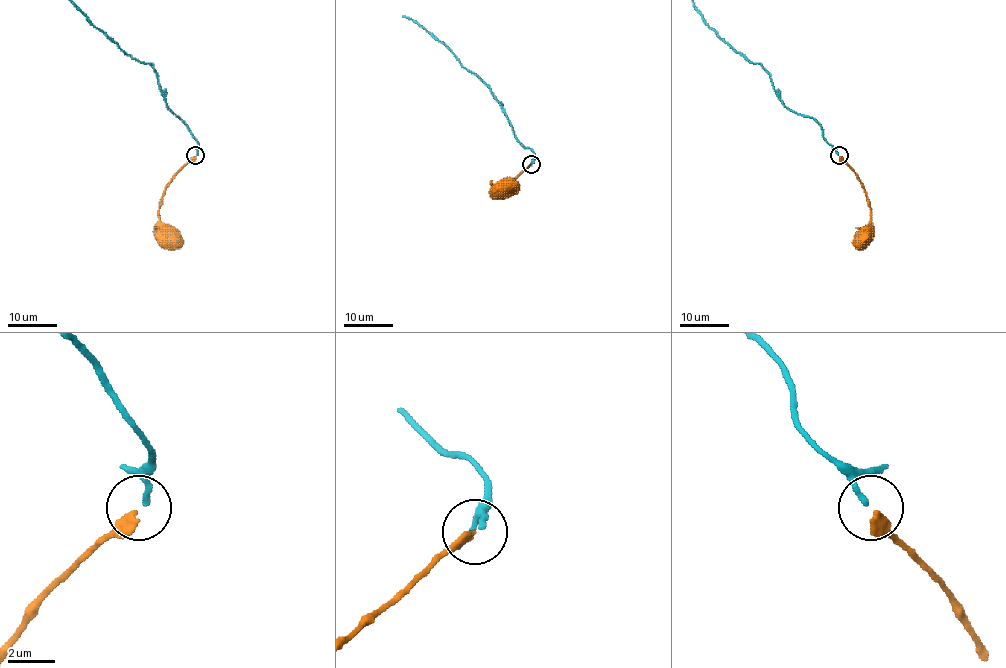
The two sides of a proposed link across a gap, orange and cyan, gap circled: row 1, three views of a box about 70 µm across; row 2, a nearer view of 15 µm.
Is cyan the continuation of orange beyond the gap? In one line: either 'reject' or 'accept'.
accept

